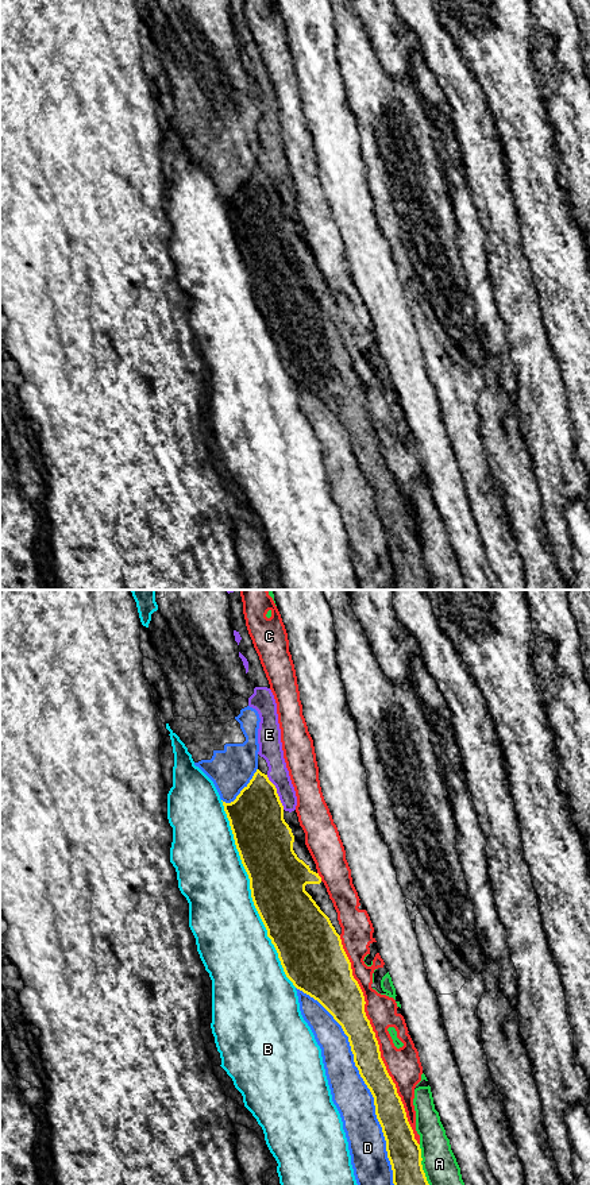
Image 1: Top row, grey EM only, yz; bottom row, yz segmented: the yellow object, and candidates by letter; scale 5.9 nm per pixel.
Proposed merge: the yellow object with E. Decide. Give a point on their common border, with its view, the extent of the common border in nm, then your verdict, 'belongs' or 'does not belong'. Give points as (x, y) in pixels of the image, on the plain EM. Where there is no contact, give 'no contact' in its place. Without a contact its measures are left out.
yz (276, 188) | 240 nm | belongs

